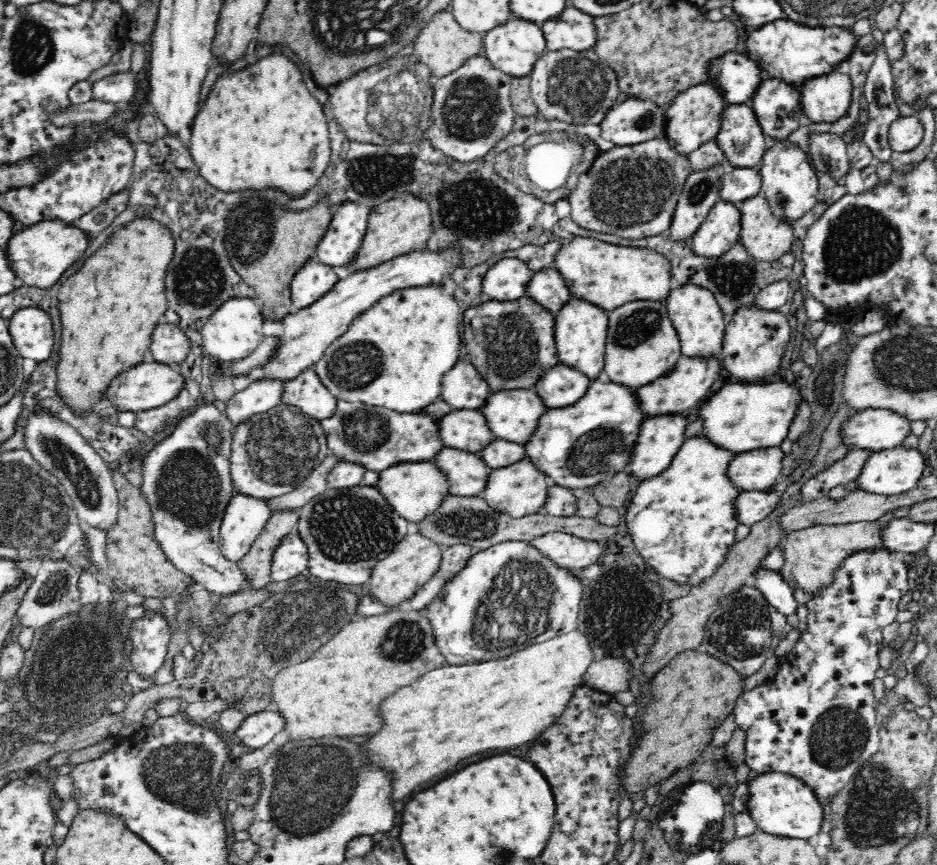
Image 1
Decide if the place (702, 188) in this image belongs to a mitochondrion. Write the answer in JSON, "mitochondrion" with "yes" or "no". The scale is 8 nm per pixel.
{"mitochondrion":"yes"}

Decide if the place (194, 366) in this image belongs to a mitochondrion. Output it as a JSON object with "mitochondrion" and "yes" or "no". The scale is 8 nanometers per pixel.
{"mitochondrion":"no"}

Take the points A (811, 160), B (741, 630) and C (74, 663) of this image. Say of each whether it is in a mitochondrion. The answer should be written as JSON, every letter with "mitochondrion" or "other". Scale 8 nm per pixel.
{"A":"other","B":"mitochondrion","C":"mitochondrion"}

